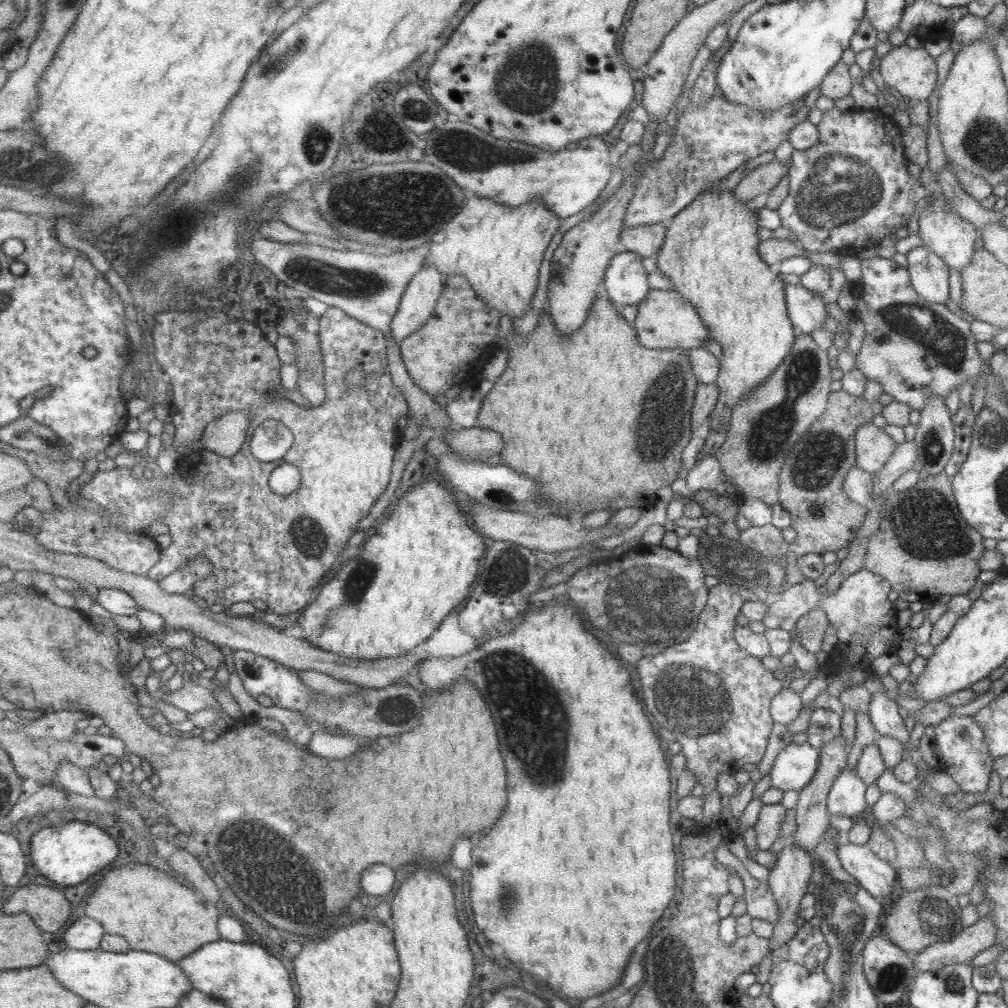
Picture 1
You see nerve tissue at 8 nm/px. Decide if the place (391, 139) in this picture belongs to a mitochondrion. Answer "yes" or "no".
yes

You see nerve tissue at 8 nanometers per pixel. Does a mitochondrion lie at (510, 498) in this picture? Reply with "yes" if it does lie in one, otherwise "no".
yes

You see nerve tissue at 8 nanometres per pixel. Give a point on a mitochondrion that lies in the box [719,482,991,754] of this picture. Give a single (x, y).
(929, 528)

